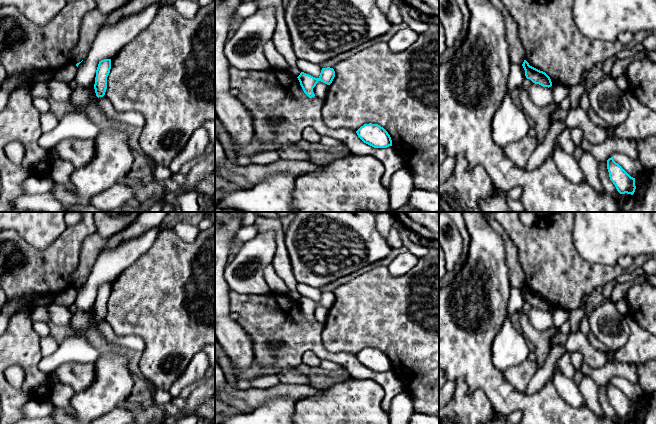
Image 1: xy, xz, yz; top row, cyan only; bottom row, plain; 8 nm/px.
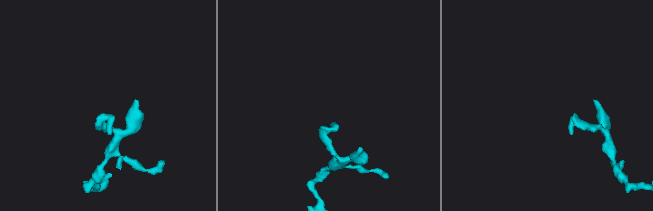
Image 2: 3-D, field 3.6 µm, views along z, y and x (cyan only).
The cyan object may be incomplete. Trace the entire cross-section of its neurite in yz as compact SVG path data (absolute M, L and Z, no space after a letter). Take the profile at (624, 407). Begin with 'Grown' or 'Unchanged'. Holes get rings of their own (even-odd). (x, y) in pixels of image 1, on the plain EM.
Unchanged. M613 381L607 384L607 393L610 404L620 418L634 418L636 413L635 402L631 401L618 387L616 387Z

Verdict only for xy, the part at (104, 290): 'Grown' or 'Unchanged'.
Unchanged

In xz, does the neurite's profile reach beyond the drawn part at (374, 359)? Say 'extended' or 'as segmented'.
as segmented

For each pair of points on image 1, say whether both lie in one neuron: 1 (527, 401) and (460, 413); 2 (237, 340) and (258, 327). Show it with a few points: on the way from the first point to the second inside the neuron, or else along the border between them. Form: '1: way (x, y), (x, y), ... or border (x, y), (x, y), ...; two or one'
1: border (479, 388), (483, 391), (495, 411); two
2: border (235, 320), (250, 336), (253, 356); two

